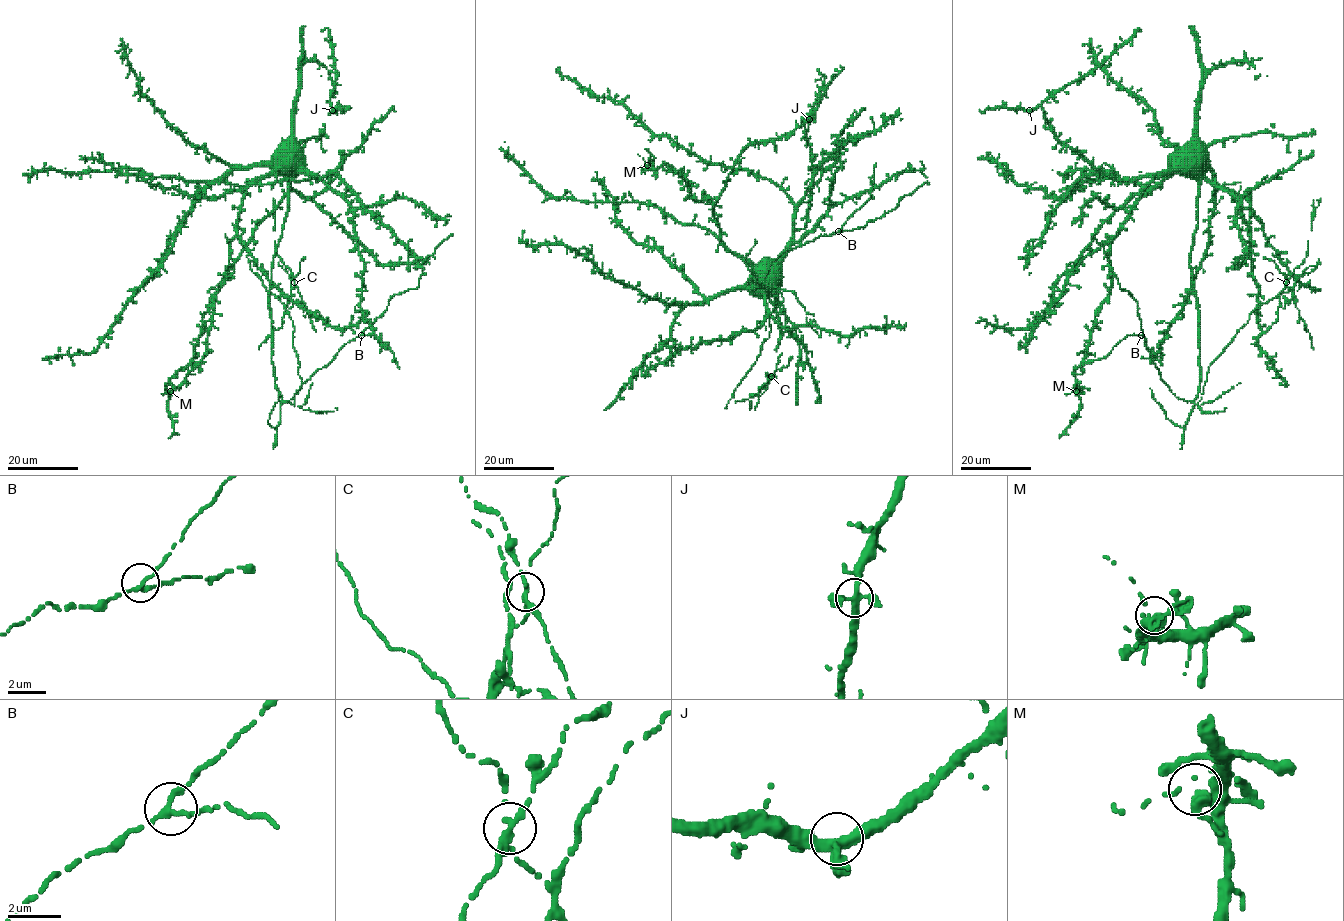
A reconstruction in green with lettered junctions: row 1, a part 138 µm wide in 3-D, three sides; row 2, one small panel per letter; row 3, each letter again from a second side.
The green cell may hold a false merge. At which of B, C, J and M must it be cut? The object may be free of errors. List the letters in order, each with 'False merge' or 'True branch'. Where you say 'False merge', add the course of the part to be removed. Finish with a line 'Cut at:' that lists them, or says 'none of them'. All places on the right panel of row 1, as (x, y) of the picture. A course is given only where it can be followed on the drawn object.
B: True branch
C: False merge. Course of the part to remove: (1286, 282), (1313, 349)
J: True branch
M: True branch
Cut at: C

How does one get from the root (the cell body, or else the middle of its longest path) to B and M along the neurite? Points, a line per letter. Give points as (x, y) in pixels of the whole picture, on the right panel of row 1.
B: (1193, 163), (1199, 196), (1189, 267), (1200, 364), (1200, 390), (1194, 401), (1178, 398), (1160, 379), (1141, 335)
M: (1193, 163), (1146, 192), (1113, 238), (1111, 289), (1095, 317), (1085, 358), (1075, 371), (1076, 391)

